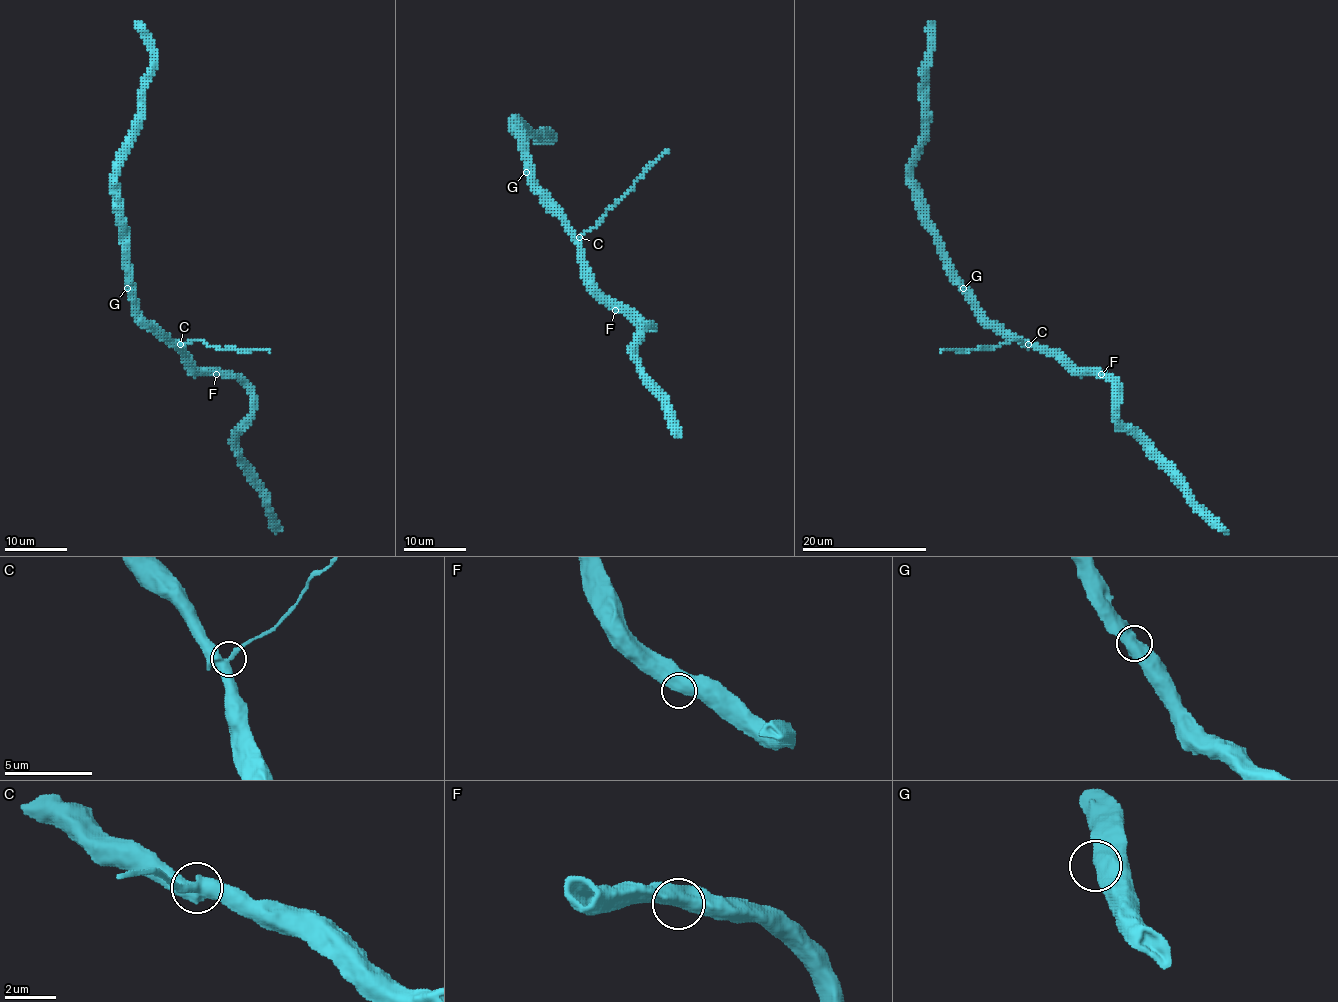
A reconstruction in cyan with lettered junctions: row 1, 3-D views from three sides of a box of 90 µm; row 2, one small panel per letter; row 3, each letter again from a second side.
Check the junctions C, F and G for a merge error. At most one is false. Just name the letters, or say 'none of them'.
C

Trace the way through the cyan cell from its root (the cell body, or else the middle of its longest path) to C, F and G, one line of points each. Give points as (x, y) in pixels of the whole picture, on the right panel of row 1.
C: (1002, 330), (1029, 344)
F: (1002, 330), (1035, 347), (1059, 350), (1079, 369), (1101, 374)
G: (1002, 330), (984, 314), (977, 302), (963, 288)

